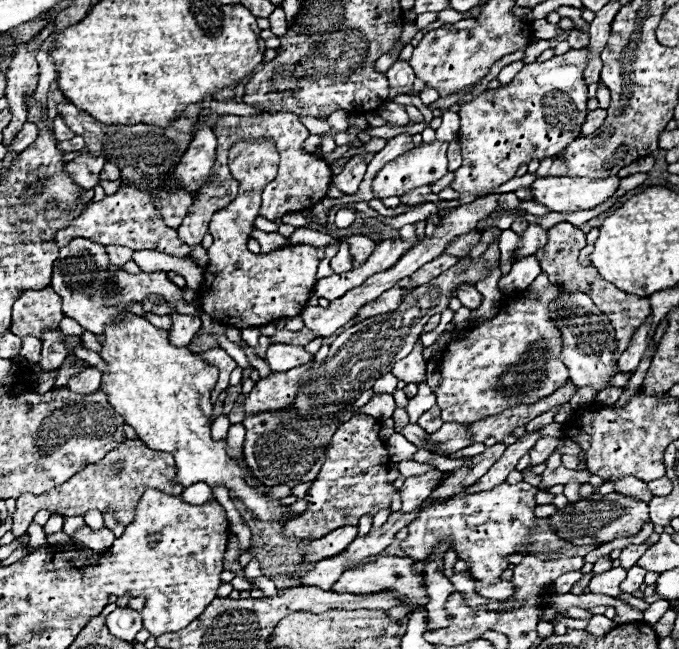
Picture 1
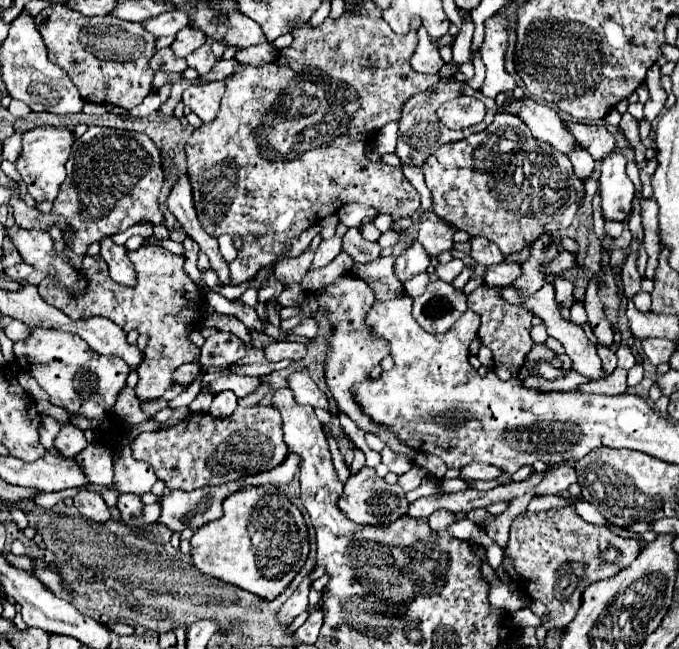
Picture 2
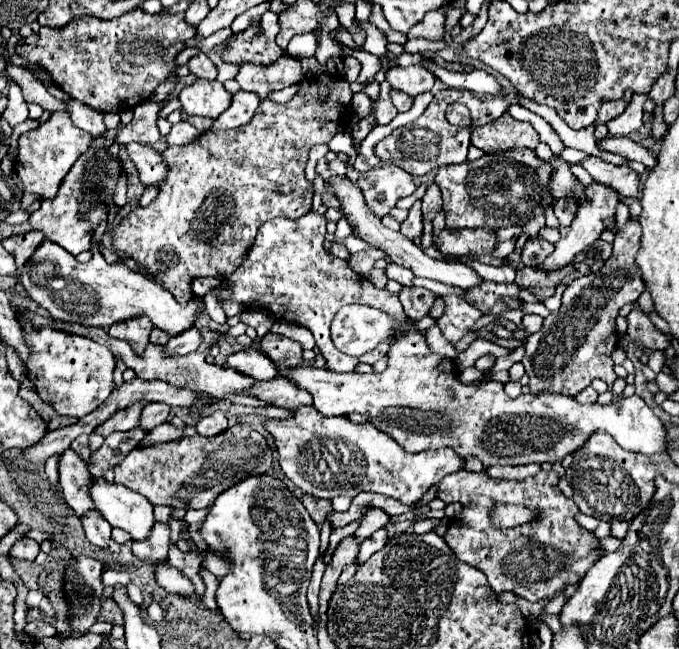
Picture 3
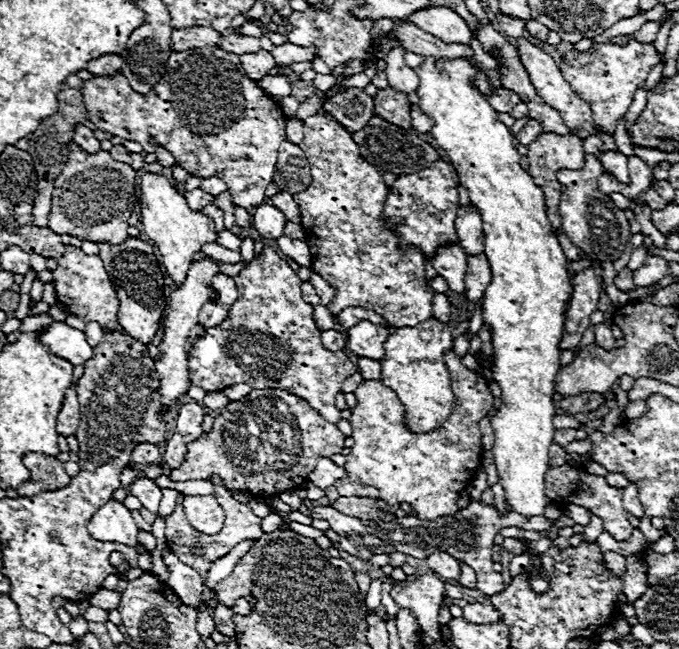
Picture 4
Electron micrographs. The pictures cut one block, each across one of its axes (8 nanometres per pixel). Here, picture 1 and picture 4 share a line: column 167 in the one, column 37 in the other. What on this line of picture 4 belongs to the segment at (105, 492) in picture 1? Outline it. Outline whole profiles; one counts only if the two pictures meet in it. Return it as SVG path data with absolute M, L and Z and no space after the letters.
M28 452L22 460L30 470L30 480L18 486L18 496L34 496L36 492L64 488L64 484L70 484L70 476L64 472L64 466L56 456Z

